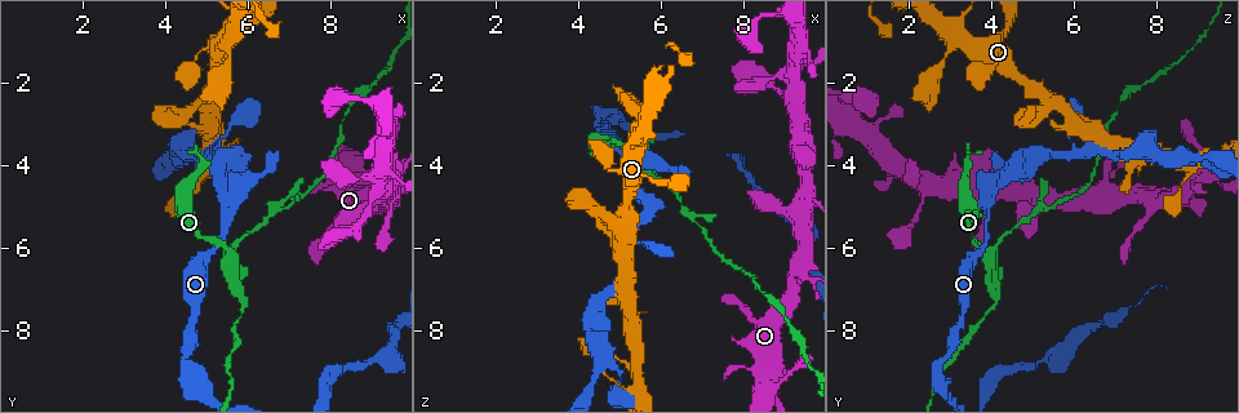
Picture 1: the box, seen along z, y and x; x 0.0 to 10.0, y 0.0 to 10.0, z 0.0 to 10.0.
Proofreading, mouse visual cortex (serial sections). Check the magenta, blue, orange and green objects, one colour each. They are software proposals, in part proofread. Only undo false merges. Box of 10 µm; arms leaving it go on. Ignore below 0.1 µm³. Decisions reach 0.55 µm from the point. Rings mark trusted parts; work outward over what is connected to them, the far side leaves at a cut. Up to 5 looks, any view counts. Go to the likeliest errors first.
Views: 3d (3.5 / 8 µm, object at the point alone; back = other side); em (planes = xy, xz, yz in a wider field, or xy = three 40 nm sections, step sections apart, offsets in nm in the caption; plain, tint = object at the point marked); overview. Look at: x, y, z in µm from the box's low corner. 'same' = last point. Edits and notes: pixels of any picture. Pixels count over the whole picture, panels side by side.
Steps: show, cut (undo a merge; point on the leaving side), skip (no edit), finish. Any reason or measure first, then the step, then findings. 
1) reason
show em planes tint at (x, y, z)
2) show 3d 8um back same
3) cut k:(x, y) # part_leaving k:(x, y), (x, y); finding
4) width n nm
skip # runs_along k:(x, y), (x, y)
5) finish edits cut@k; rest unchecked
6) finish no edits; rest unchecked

thin arm on a thick one
show 3d 3.5um at (5.50, 1.10, 3.15)

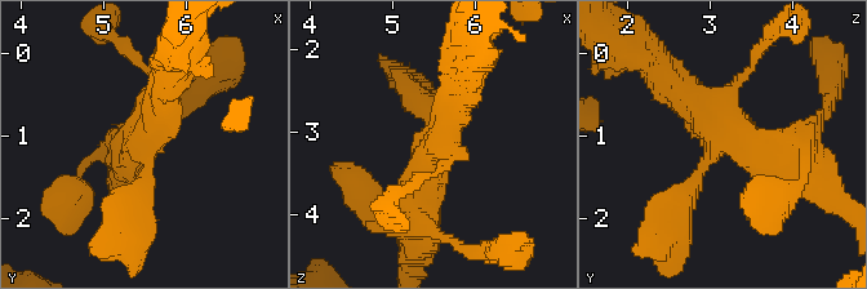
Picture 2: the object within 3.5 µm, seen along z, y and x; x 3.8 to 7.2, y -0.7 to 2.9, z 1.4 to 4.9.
arms 4; arm_widths 150, 300, 400, 450 nm; now the EM
show em xy step 1 tint at (5.50, 1.05, 3.10)

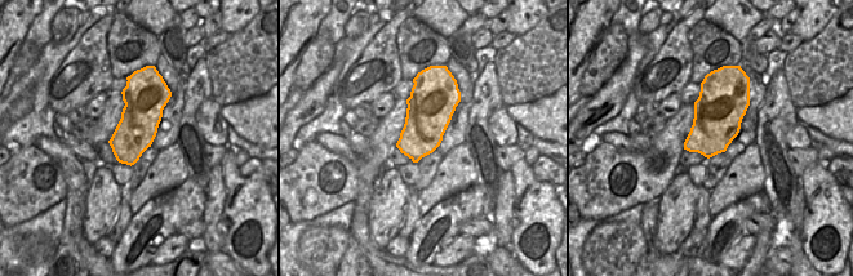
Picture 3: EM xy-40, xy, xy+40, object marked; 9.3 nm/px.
skip # runs_along 2:(800, 159), (732, 127), (675, 209); all the same cell

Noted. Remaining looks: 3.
thin arm on a thick one
show 3d 3.5um at (5.55, 6.20, 4.05)

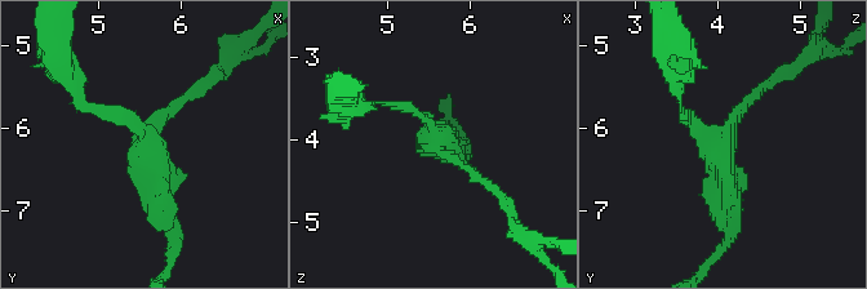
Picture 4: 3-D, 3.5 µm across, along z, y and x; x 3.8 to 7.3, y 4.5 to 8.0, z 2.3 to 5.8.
arms 3; arm_widths 100, 150, 300 nm; need the tissue
show em xy step 3 tint at (5.60, 6.15, 3.95)

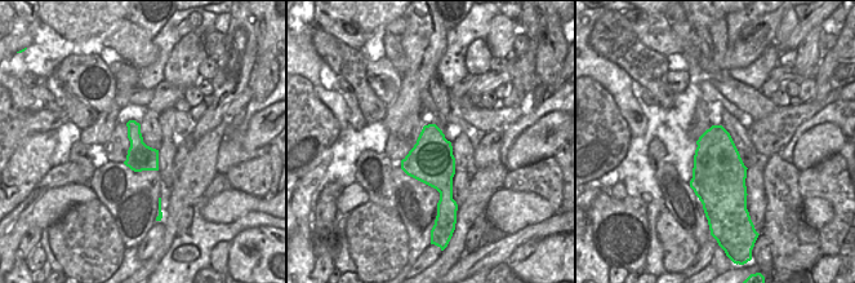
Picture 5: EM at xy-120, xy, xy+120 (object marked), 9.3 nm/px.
width 420 nm
skip # runs_along 4:(377, 102), (413, 109), (488, 185); one cell here

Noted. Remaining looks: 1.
finish no edits; rest unchecked

